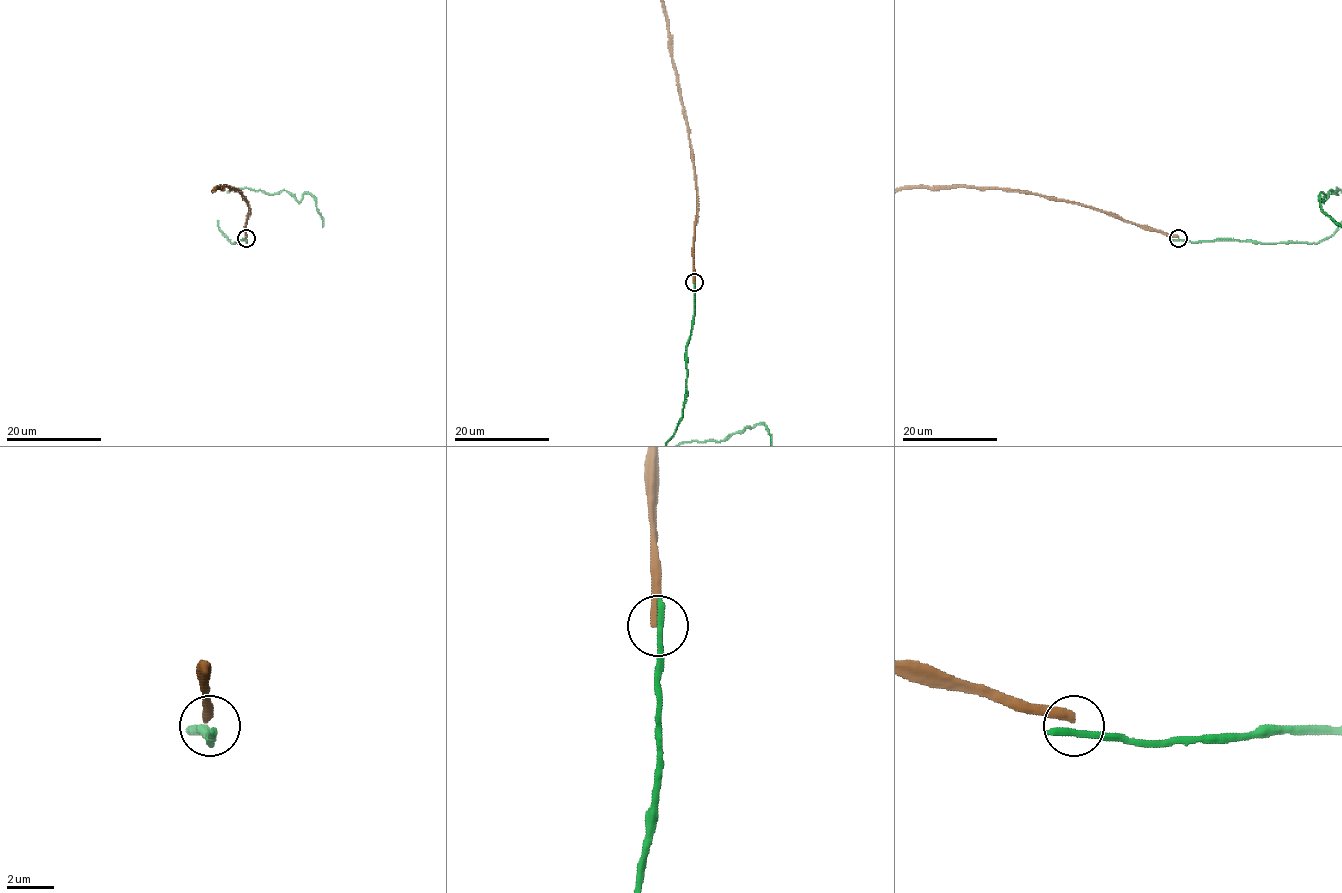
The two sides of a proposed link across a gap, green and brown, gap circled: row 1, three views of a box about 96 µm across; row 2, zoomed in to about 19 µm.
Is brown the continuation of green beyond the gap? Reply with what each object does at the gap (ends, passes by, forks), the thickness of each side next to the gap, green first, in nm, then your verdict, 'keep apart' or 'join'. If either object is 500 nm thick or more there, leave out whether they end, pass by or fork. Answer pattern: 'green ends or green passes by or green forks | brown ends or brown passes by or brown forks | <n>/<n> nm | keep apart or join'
green ends | brown ends | 360/400 nm | keep apart

